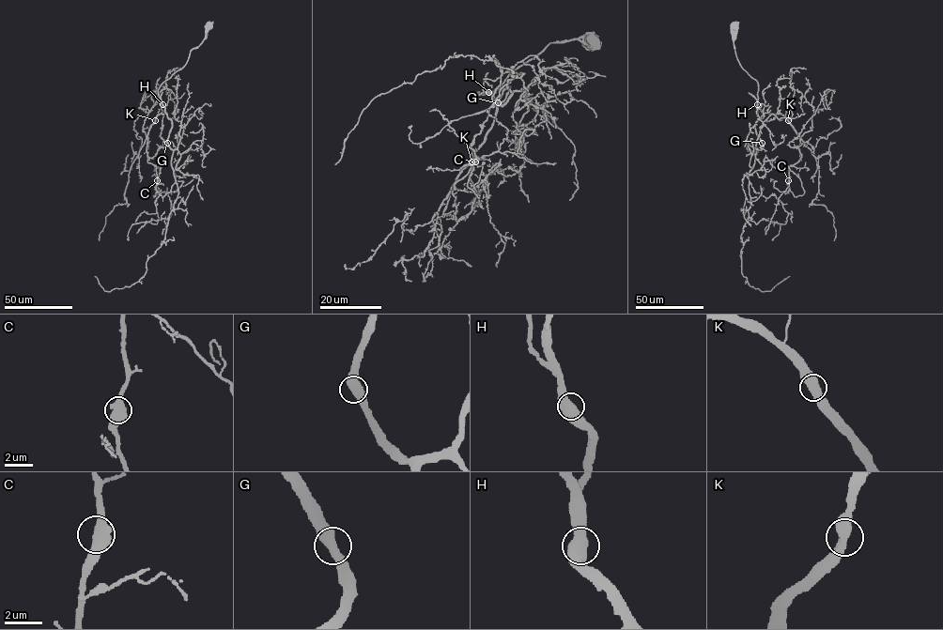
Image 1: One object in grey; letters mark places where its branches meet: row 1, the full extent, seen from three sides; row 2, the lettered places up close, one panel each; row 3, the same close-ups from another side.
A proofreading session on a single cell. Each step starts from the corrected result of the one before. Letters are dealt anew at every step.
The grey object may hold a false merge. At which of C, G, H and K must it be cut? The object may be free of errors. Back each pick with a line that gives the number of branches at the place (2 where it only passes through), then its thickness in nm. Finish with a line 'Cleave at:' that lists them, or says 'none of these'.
Cleave at: none of these

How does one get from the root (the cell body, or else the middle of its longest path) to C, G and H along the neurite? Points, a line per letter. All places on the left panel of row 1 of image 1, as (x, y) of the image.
C: (210, 24), (186, 63), (158, 89), (166, 114), (156, 117), (146, 145), (157, 180)
G: (210, 24), (207, 37), (191, 50), (186, 63), (158, 89), (159, 99), (172, 122), (167, 143)
H: (210, 24), (207, 37), (191, 50), (186, 63), (160, 86), (158, 94), (162, 104)

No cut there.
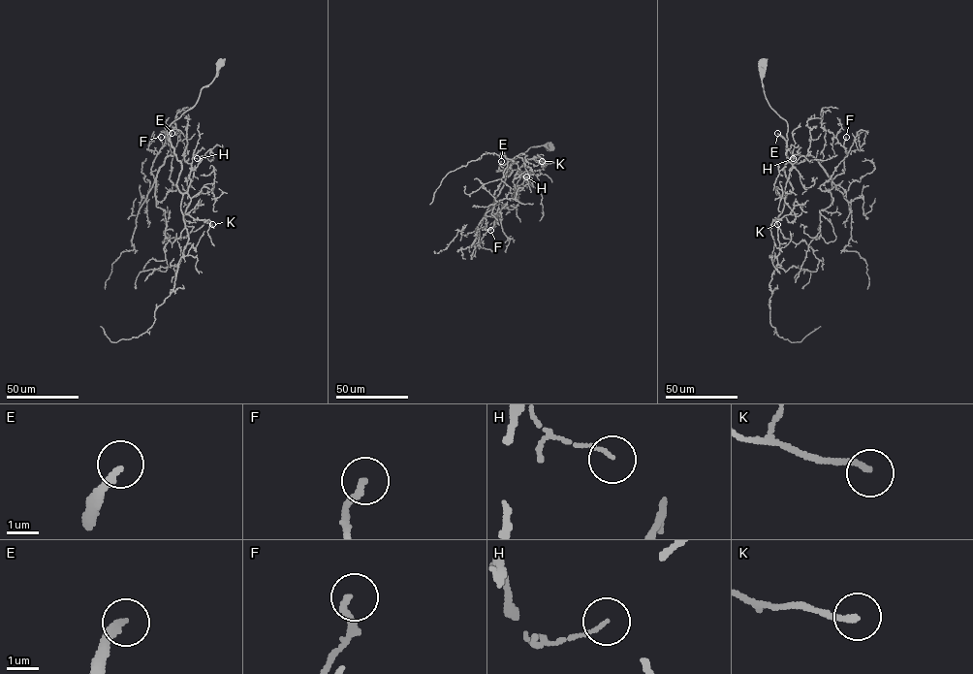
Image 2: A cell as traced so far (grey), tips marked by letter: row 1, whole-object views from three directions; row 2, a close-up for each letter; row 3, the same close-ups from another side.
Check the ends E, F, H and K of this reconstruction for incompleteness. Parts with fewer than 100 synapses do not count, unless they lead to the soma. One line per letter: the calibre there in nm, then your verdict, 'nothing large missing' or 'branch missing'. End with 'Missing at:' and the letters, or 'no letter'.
E: calibre 240 nm; branch missing
F: calibre 180 nm; nothing large missing
H: calibre 80 nm; nothing large missing
K: calibre 170 nm; nothing large missing
Missing at: E

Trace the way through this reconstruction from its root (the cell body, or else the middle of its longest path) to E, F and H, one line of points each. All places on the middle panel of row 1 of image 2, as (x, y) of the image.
E: (551, 147), (531, 146), (506, 169), (496, 171), (501, 161)
F: (551, 147), (531, 146), (506, 169), (496, 171), (503, 172), (504, 183), (480, 227), (492, 227), (490, 230)
H: (551, 147), (531, 146), (506, 169), (496, 171), (506, 176), (511, 168), (508, 176), (517, 169), (526, 176)

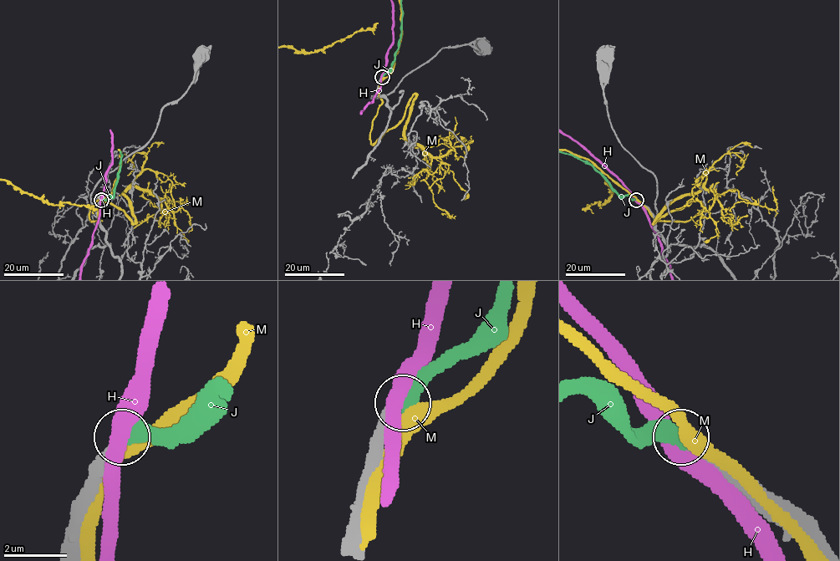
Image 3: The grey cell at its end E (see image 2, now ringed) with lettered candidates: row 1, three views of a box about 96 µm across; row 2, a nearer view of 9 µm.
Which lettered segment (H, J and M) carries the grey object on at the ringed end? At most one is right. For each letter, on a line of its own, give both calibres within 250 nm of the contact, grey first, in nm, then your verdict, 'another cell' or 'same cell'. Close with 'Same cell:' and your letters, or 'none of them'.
H: 440/460 nm | another cell
J: 300/480 nm | same cell
M: 360/440 nm | another cell
Same cell: J

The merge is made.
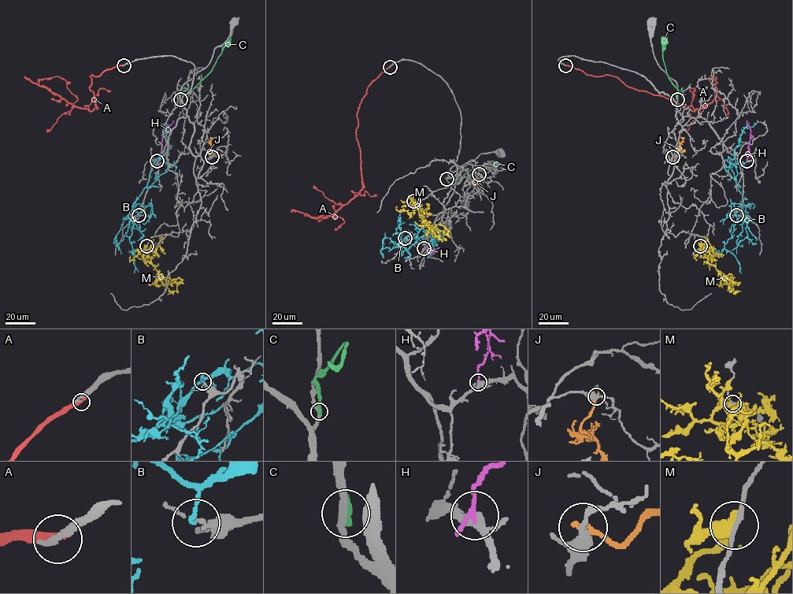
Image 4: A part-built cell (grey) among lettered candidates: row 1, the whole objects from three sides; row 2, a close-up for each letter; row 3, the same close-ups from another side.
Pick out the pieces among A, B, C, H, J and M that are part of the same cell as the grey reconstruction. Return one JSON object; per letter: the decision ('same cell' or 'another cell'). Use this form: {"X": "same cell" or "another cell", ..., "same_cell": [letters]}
{"A": "same cell", "B": "another cell", "C": "another cell", "H": "another cell", "J": "another cell", "M": "another cell", "same_cell": ["A"]}

